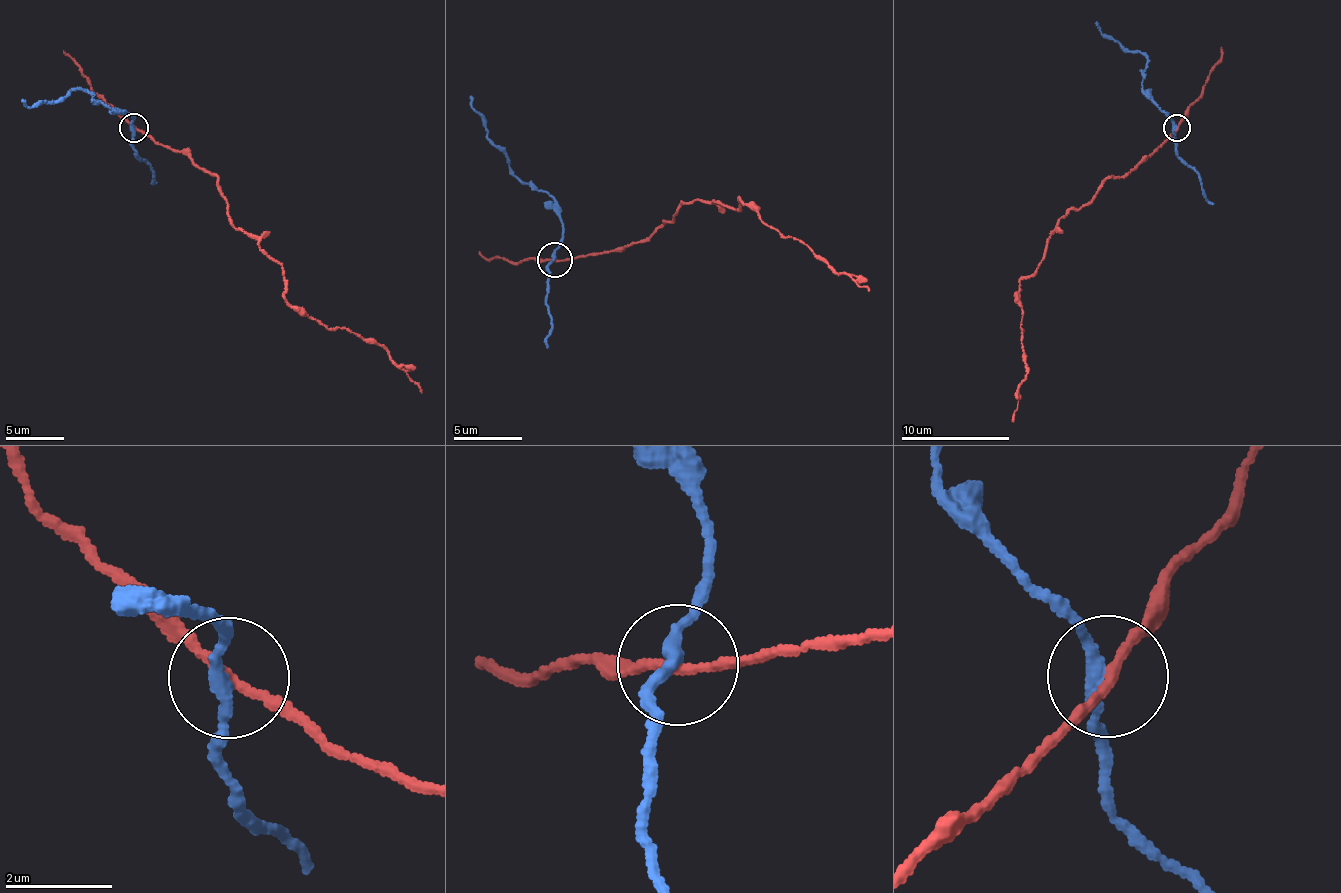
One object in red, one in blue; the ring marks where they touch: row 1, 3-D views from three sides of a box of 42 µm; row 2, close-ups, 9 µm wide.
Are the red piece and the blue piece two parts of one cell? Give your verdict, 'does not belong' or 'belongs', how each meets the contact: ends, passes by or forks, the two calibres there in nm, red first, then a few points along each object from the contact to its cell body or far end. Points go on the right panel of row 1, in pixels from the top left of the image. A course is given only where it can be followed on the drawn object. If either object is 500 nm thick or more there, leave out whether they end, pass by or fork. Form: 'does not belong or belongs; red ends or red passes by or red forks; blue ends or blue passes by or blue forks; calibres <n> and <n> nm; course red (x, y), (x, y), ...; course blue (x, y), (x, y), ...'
does not belong; red passes by; blue passes by; calibres 160 and 240 nm; course red (1177, 128), (1146, 160), (1109, 176), (1087, 203), (1057, 222), (1045, 256), (1019, 283), (1026, 368), (1011, 421); course blue (1175, 128), (1163, 111), (1153, 104), (1141, 83), (1147, 58), (1102, 36), (1096, 22)

